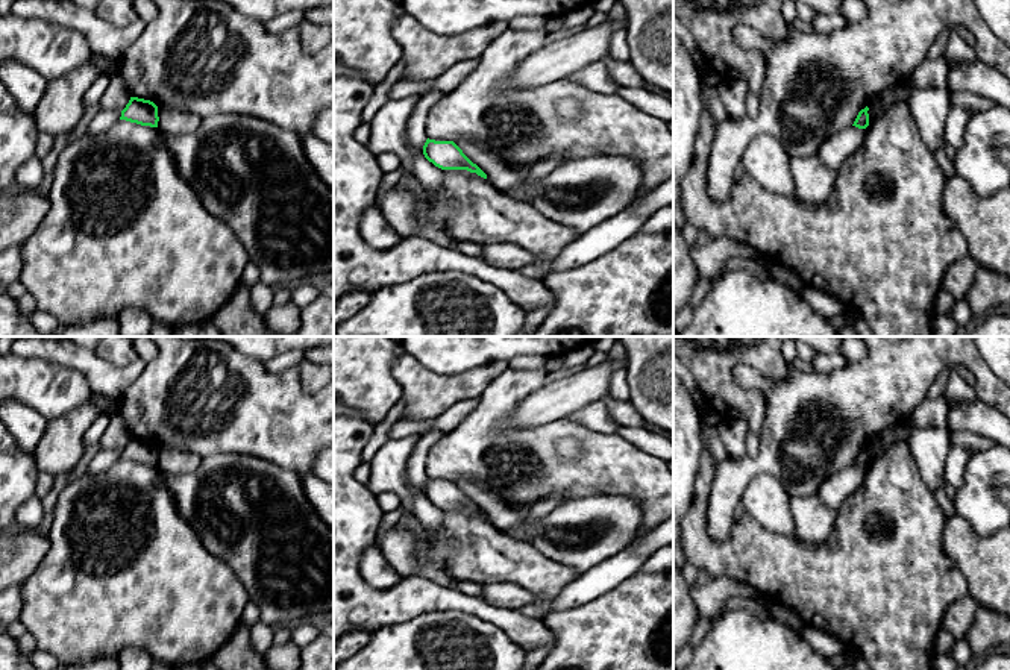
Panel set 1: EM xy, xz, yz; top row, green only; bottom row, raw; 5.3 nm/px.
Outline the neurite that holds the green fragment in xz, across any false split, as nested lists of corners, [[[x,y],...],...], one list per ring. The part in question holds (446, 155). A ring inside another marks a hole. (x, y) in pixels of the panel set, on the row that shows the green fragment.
[[[426,139],[425,158],[441,170],[467,170],[487,179],[487,174],[473,164],[453,141]]]

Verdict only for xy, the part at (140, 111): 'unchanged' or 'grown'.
unchanged

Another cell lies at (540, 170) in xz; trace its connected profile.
[[[546,158],[529,168],[528,183],[534,185],[535,182],[544,179],[550,171],[554,171],[563,161],[560,158]]]

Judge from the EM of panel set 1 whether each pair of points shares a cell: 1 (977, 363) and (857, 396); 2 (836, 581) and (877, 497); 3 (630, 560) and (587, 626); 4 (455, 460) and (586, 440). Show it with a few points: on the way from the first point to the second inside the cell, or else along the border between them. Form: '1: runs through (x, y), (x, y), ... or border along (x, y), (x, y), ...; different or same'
1: runs through (947, 356), (913, 356), (887, 382); same
2: runs through (857, 560), (860, 557), (862, 519); same
3: border along (639, 570), (613, 588), (577, 605); different
4: runs through (492, 441), (530, 444), (551, 466), (564, 466); same

